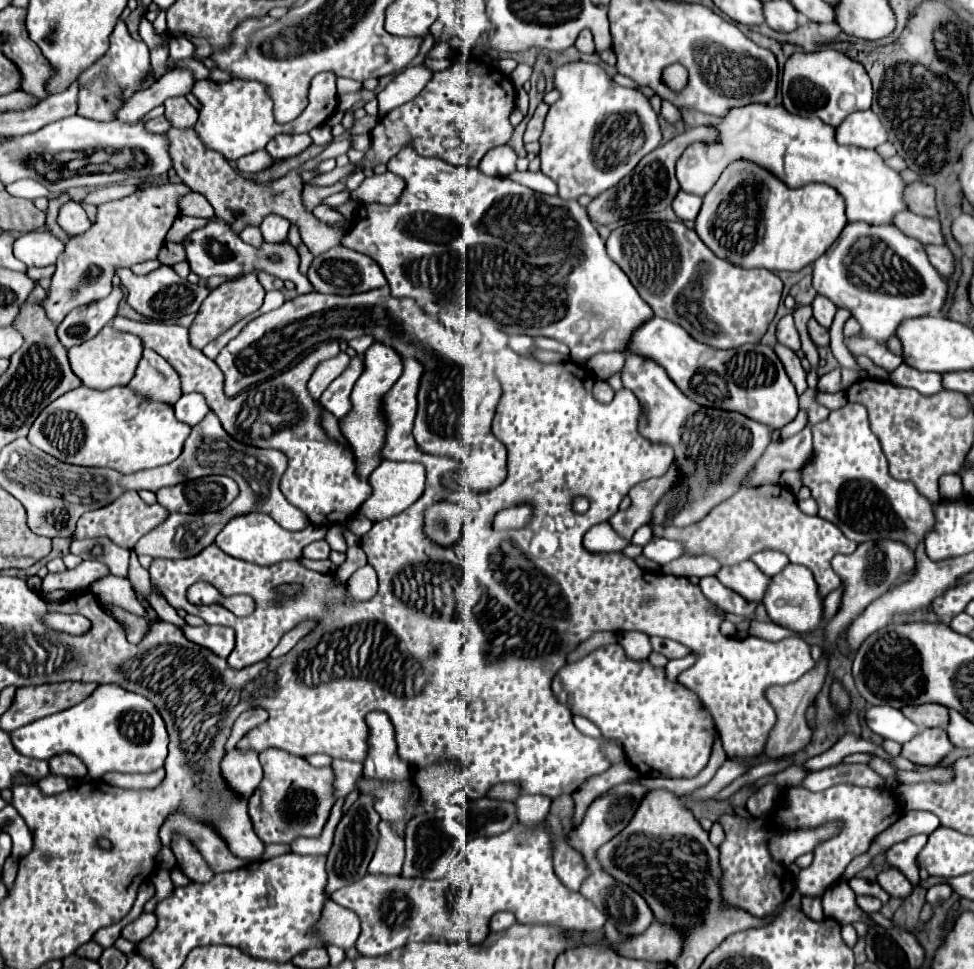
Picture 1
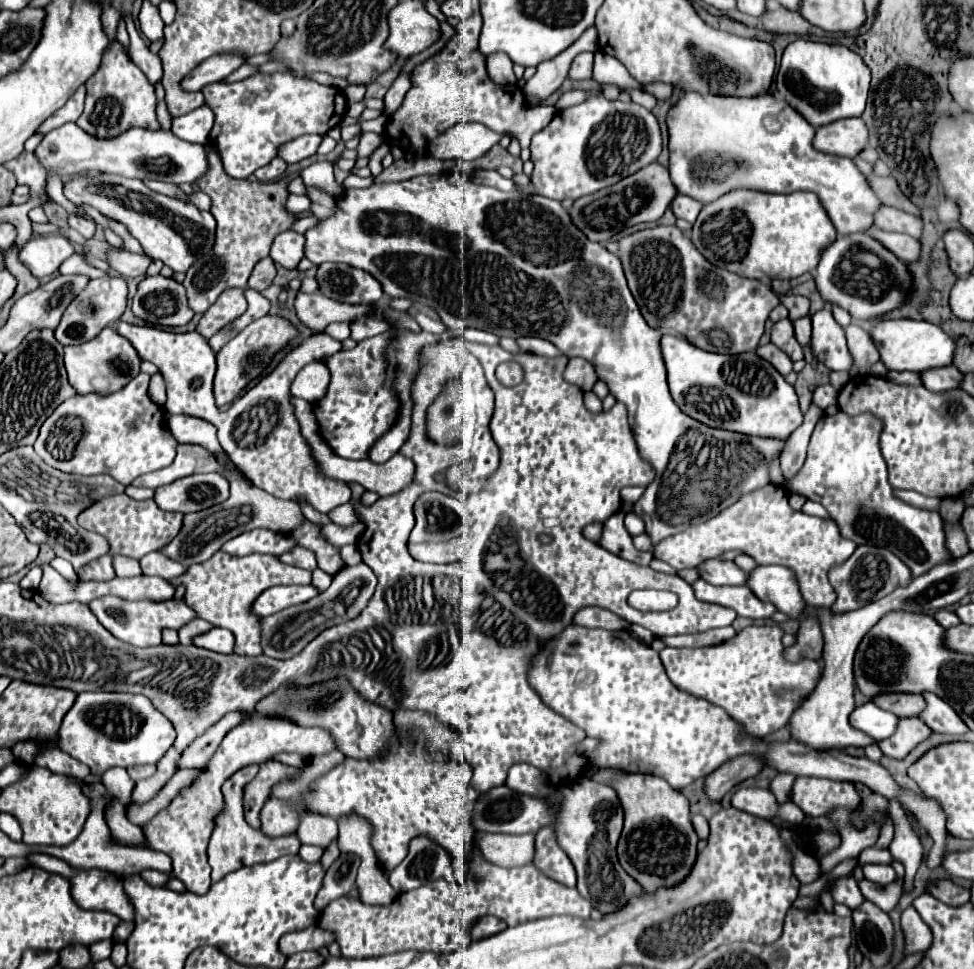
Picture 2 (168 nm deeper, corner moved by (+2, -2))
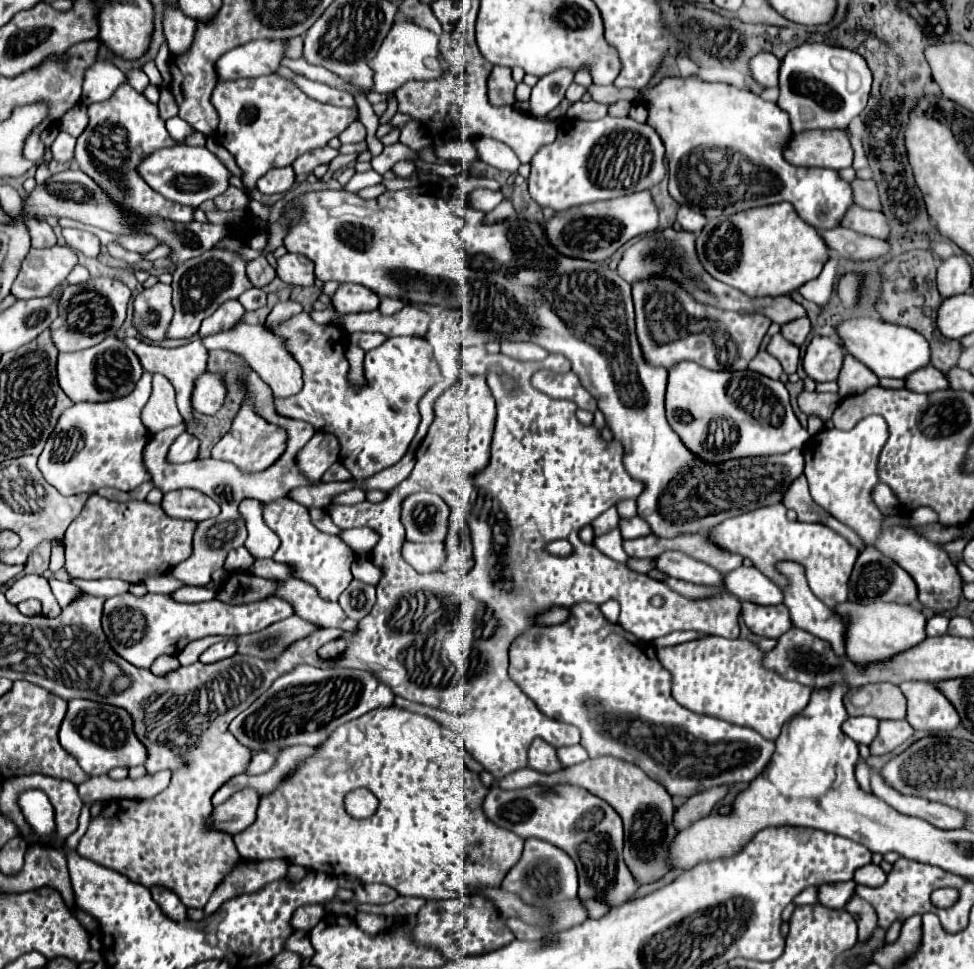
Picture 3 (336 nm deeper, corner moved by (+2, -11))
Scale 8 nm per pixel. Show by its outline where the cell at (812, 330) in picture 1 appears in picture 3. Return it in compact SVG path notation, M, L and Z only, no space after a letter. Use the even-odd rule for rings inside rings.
M796 318L796 320L788 322L788 324L784 324L784 326L780 328L780 334L782 334L788 342L792 342L792 344L796 344L796 346L802 346L804 340L806 340L806 336L810 334L810 320L808 320L808 318Z

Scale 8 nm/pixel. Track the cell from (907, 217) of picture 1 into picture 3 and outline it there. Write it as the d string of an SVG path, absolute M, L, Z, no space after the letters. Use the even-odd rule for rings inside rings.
M850 206L850 212L846 212L846 216L842 218L844 228L850 228L854 232L872 236L872 238L886 238L890 228L884 220L884 214L878 210L866 210L860 206Z

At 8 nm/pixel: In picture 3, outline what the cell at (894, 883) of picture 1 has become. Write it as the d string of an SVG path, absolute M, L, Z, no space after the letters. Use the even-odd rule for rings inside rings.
M866 864L854 872L854 882L864 884L864 886L880 886L886 880L886 874L880 866L876 864Z

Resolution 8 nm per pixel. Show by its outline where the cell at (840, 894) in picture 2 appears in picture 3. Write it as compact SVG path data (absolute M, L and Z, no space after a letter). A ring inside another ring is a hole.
M850 880L850 882L842 882L842 884L822 884L818 886L818 902L822 906L828 906L828 908L844 908L846 902L850 900L852 892L854 892L856 884Z

